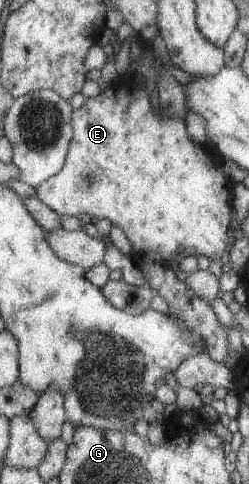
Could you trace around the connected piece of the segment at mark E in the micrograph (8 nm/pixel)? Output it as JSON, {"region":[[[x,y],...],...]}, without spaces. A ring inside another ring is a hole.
{"region":[[[126,73],[99,95],[88,98],[72,111],[72,139],[64,165],[56,175],[44,179],[35,187],[36,196],[62,215],[81,214],[108,219],[120,227],[132,246],[132,257],[141,265],[169,265],[174,255],[208,257],[219,261],[226,251],[226,229],[230,221],[232,189],[224,173],[216,167],[202,145],[188,139],[184,119],[172,118],[163,111],[152,111],[148,89]]]}

